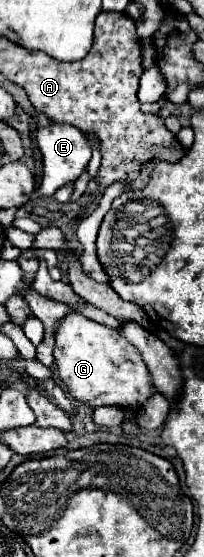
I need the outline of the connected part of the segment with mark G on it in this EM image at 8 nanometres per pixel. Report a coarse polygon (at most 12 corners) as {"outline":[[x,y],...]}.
{"outline":[[66,315],[58,375],[78,403],[140,411],[154,395],[120,331]]}

